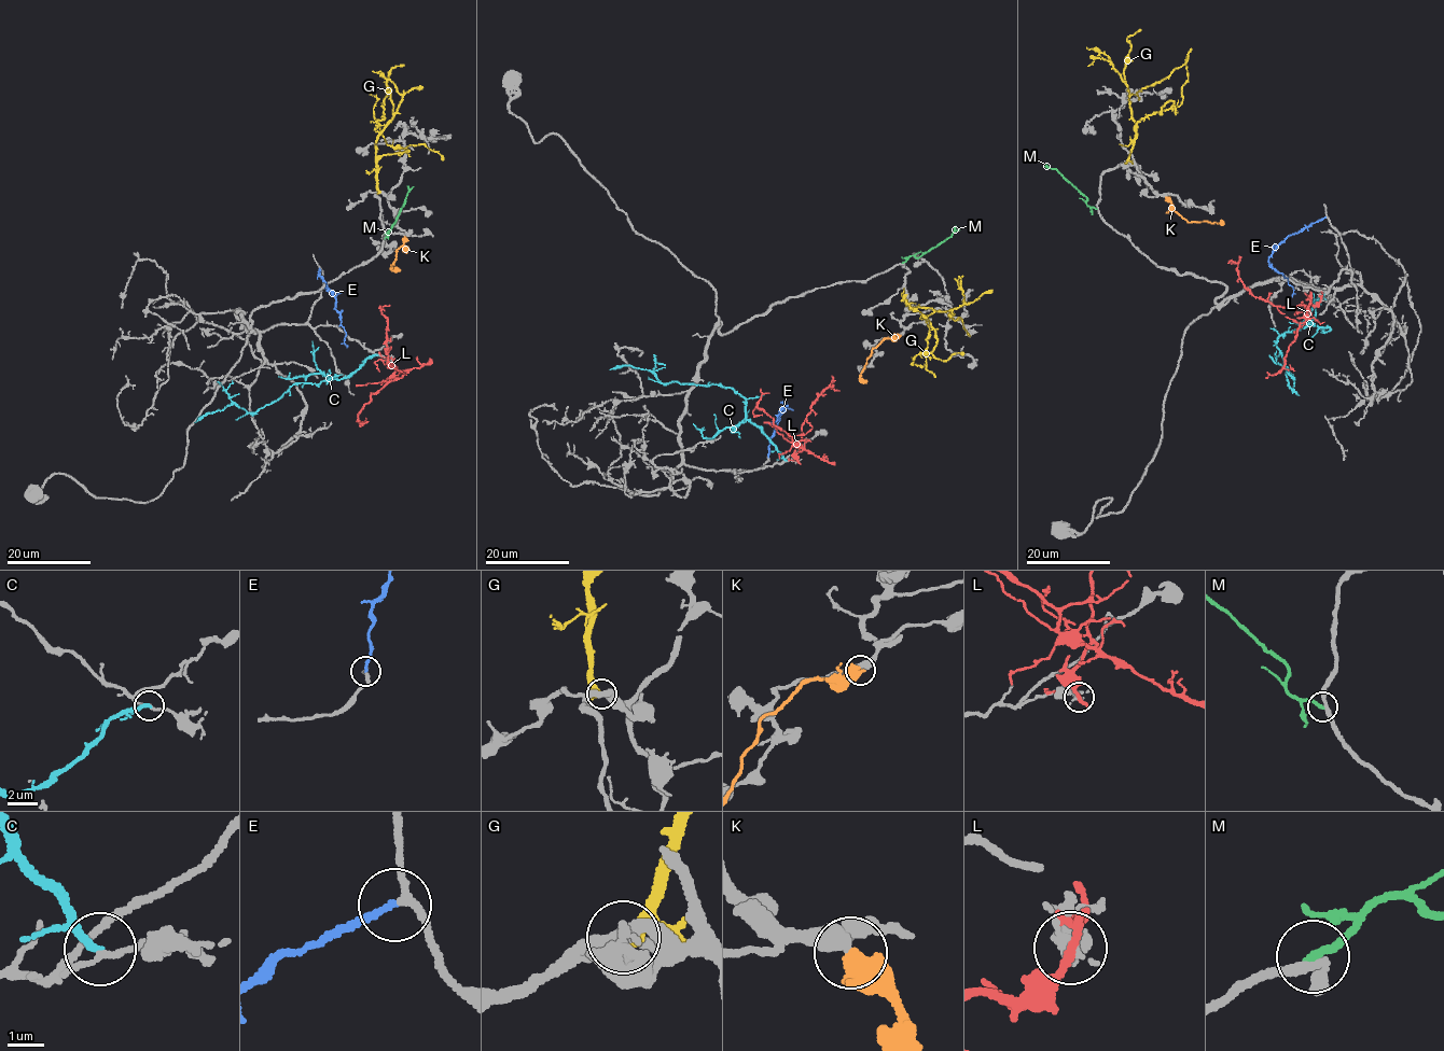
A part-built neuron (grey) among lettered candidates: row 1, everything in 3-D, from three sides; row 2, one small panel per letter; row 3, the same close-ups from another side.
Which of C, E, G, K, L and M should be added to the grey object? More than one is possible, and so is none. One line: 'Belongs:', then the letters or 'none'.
Belongs: E, K

